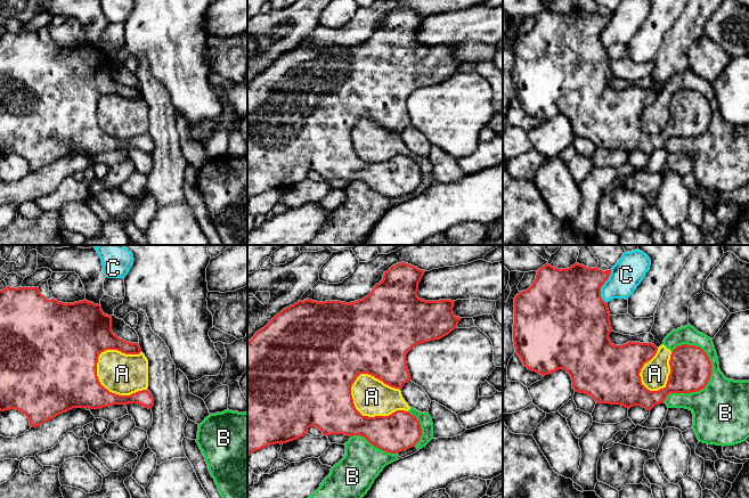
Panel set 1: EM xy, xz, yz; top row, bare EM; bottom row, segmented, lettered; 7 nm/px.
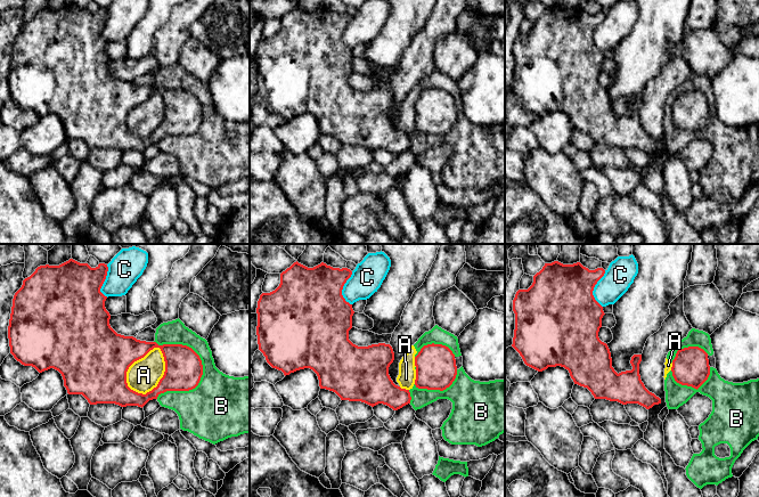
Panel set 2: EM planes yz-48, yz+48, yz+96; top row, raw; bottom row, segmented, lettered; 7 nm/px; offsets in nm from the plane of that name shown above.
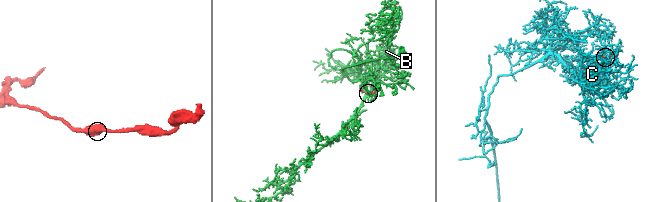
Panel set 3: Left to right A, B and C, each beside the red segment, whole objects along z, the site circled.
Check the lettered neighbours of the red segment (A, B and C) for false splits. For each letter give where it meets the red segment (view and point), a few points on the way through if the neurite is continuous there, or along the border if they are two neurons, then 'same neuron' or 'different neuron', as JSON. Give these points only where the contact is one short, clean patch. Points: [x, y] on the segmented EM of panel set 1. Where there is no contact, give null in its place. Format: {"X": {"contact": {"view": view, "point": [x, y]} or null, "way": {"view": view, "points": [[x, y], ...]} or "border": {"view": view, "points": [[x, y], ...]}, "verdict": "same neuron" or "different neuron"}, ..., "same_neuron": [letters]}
{"A": {"contact": {"view": "xz", "point": [371, 417]}, "verdict": "different neuron"}, "B": {"contact": {"view": "yz", "point": [691, 392]}, "verdict": "different neuron"}, "C": {"contact": {"view": "yz", "point": [602, 285]}, "verdict": "different neuron"}, "same_neuron": []}

